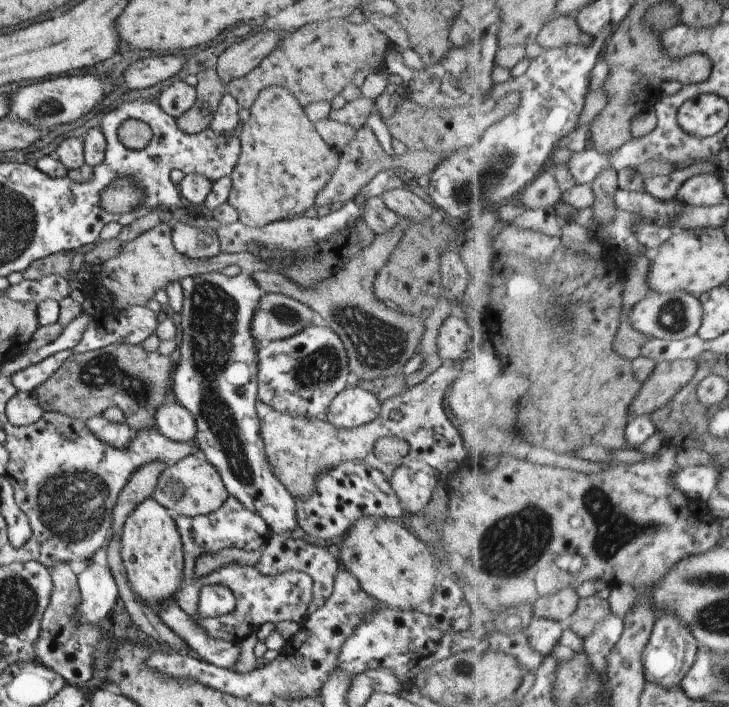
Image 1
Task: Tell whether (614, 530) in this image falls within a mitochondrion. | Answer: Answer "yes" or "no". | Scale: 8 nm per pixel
yes

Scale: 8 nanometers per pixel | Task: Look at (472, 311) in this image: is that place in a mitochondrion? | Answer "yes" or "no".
no

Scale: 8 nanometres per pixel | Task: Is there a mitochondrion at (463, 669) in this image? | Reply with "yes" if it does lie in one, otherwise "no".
yes

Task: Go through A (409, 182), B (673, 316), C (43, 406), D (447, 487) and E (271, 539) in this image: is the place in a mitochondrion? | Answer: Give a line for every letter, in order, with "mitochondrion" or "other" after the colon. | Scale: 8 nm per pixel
A: other
B: mitochondrion
C: other
D: other
E: other

